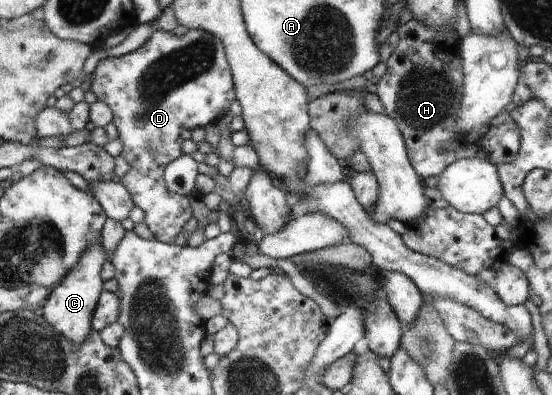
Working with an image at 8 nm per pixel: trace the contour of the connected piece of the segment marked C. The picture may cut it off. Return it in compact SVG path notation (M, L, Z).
M96 246L90 252L86 252L80 260L80 264L70 271L70 274L64 278L64 282L60 283L52 292L52 296L48 299L46 306L43 308L44 316L64 336L70 340L76 341L76 344L84 344L86 340L90 340L90 336L95 332L95 312L99 307L101 296L104 294L104 277L102 276L104 266L108 262L108 254L104 246Z

